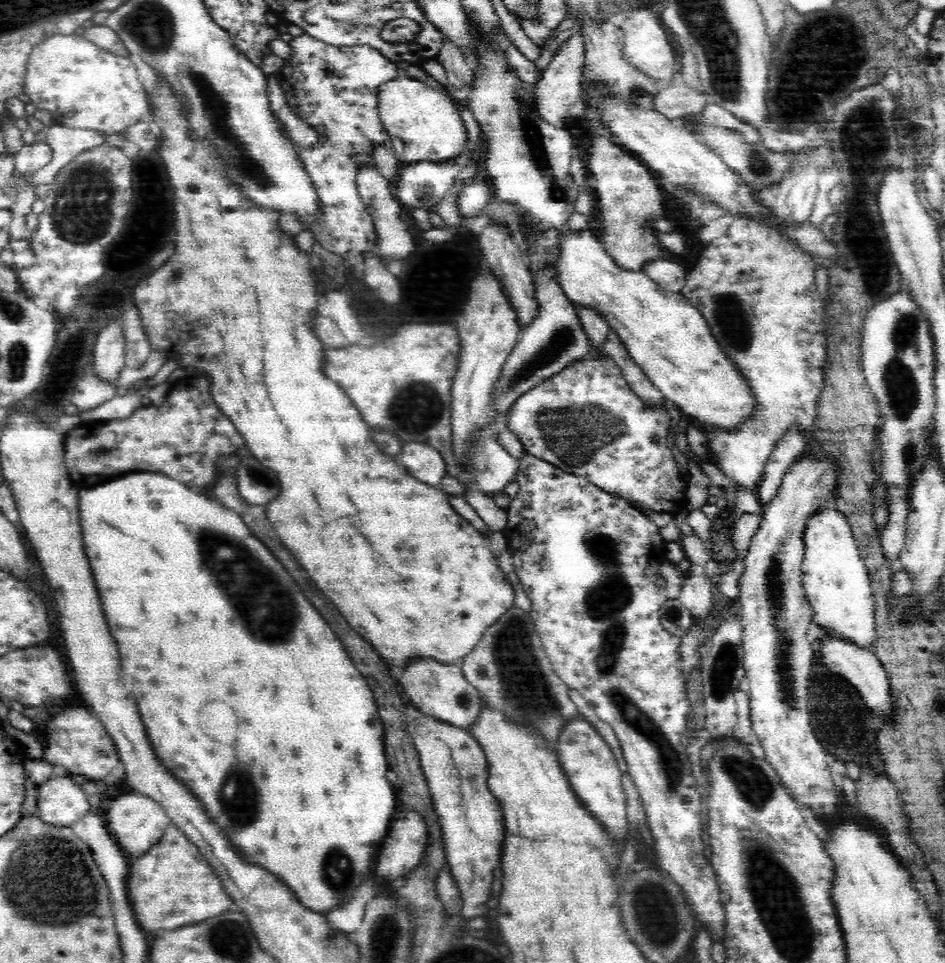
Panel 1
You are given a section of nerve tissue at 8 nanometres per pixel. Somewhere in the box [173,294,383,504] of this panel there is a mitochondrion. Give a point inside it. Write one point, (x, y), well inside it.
(259, 476)

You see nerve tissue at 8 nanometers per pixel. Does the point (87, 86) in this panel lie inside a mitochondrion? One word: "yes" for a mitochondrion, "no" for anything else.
no

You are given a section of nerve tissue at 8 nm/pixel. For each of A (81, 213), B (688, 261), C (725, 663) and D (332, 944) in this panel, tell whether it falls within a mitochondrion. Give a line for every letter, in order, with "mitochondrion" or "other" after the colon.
A: mitochondrion
B: other
C: mitochondrion
D: mitochondrion

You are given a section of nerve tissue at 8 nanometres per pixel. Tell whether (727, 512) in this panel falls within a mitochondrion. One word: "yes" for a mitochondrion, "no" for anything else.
no

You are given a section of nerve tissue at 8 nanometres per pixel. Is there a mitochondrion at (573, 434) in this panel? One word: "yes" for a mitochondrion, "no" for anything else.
yes

